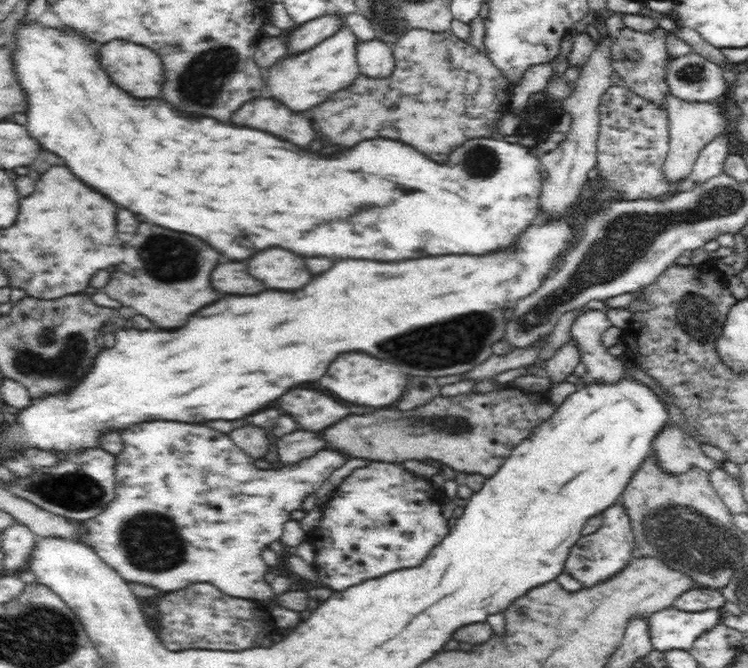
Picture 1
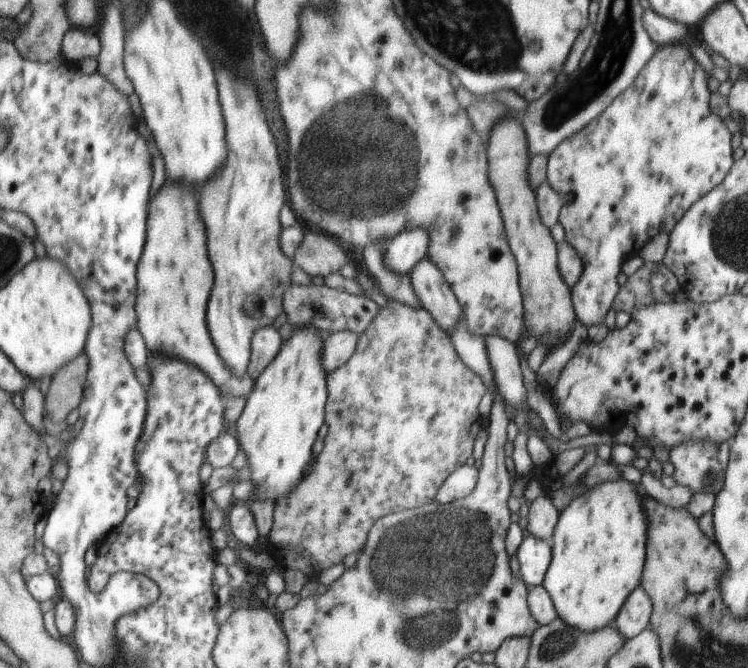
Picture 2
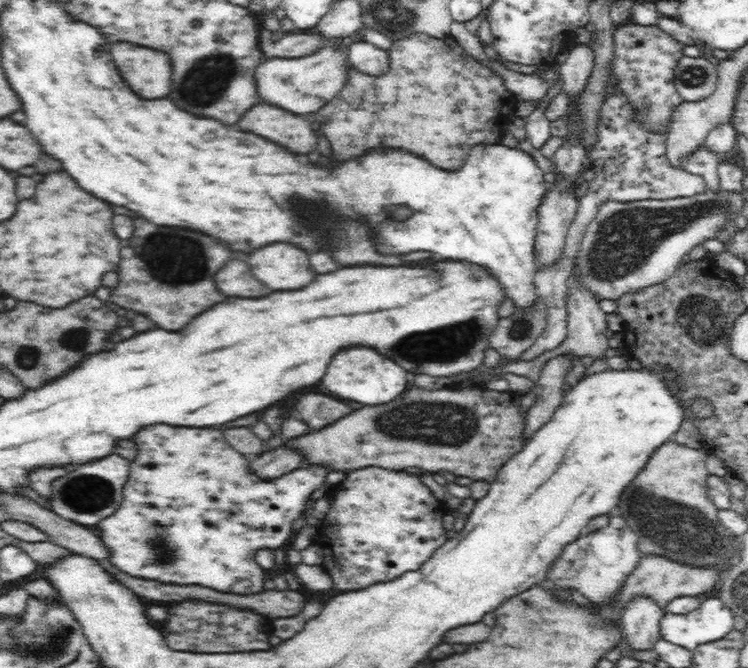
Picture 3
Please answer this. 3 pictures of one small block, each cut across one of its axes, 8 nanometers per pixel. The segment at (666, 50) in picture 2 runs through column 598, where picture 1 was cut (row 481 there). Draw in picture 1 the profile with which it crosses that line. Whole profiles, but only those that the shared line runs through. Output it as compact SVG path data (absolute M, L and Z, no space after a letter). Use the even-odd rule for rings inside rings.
M146 422L146 424L134 424L134 428L128 428L126 432L120 432L122 440L126 440L126 448L122 448L118 456L116 474L117 488L116 496L113 501L108 504L104 511L96 515L92 519L82 521L81 528L88 537L89 544L98 553L98 556L112 567L127 583L135 582L152 588L159 588L163 592L177 591L192 583L210 582L214 586L218 586L222 592L230 596L236 596L241 599L252 599L260 603L270 606L274 604L274 591L270 583L264 581L264 574L267 573L267 564L261 558L261 552L268 547L271 542L279 540L284 530L284 523L290 520L291 512L301 510L302 502L308 495L316 493L327 477L340 468L342 464L346 464L346 456L342 456L340 452L330 452L330 450L319 450L318 454L313 454L308 458L303 458L294 464L282 465L278 469L262 470L258 468L246 452L242 452L240 448L234 446L234 442L228 438L228 434L216 432L208 426L198 426L198 424L180 424L180 422Z

